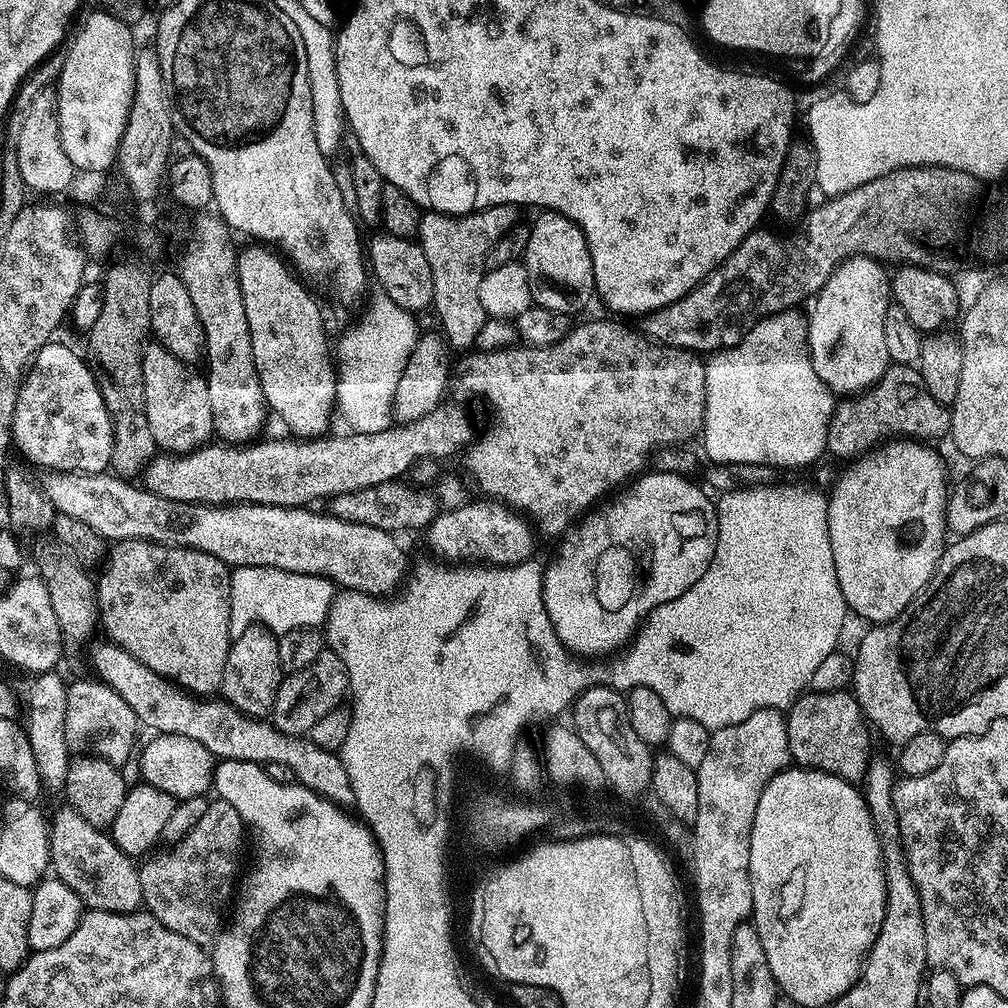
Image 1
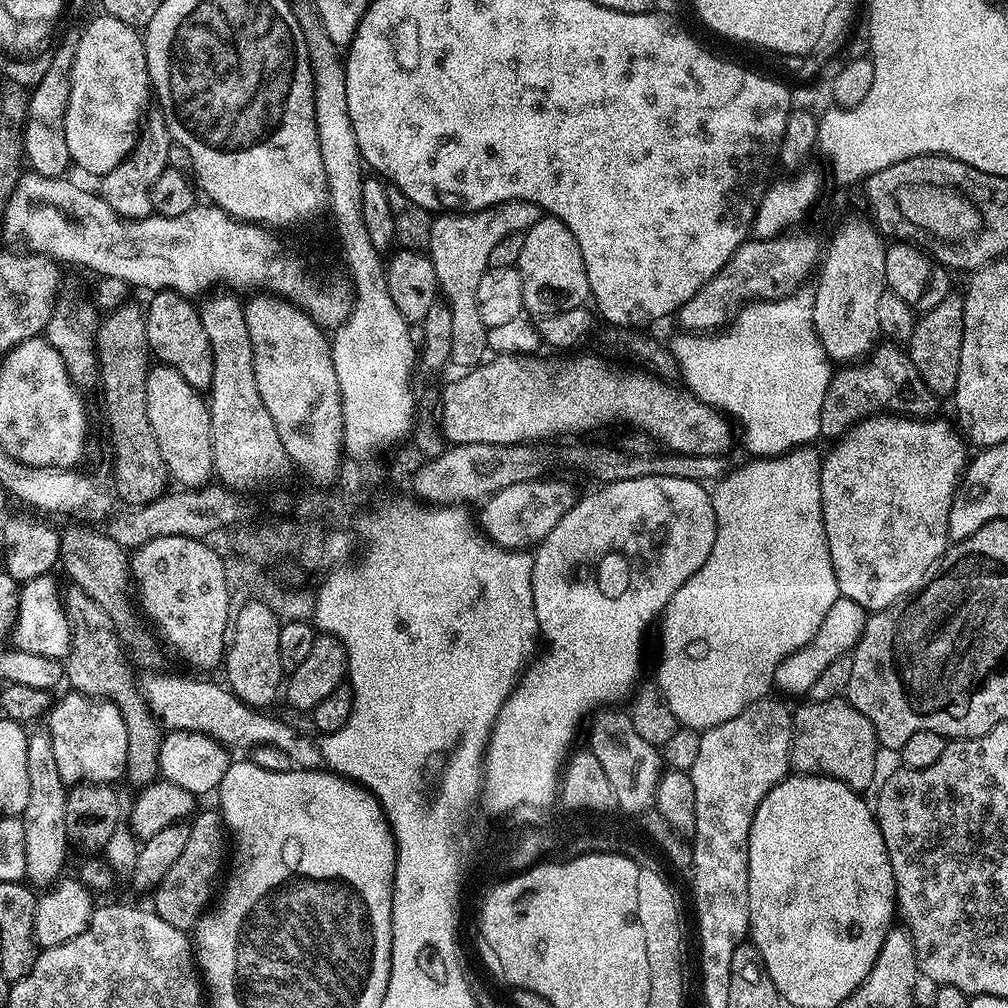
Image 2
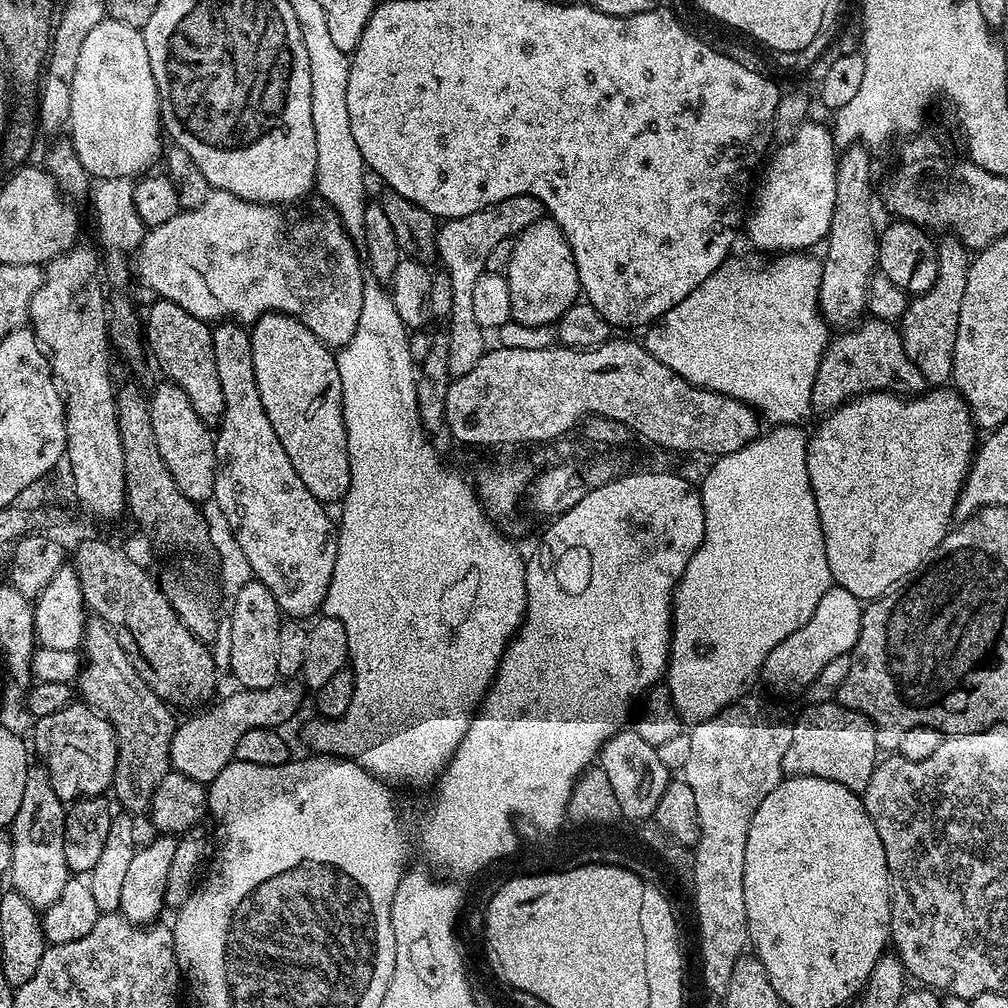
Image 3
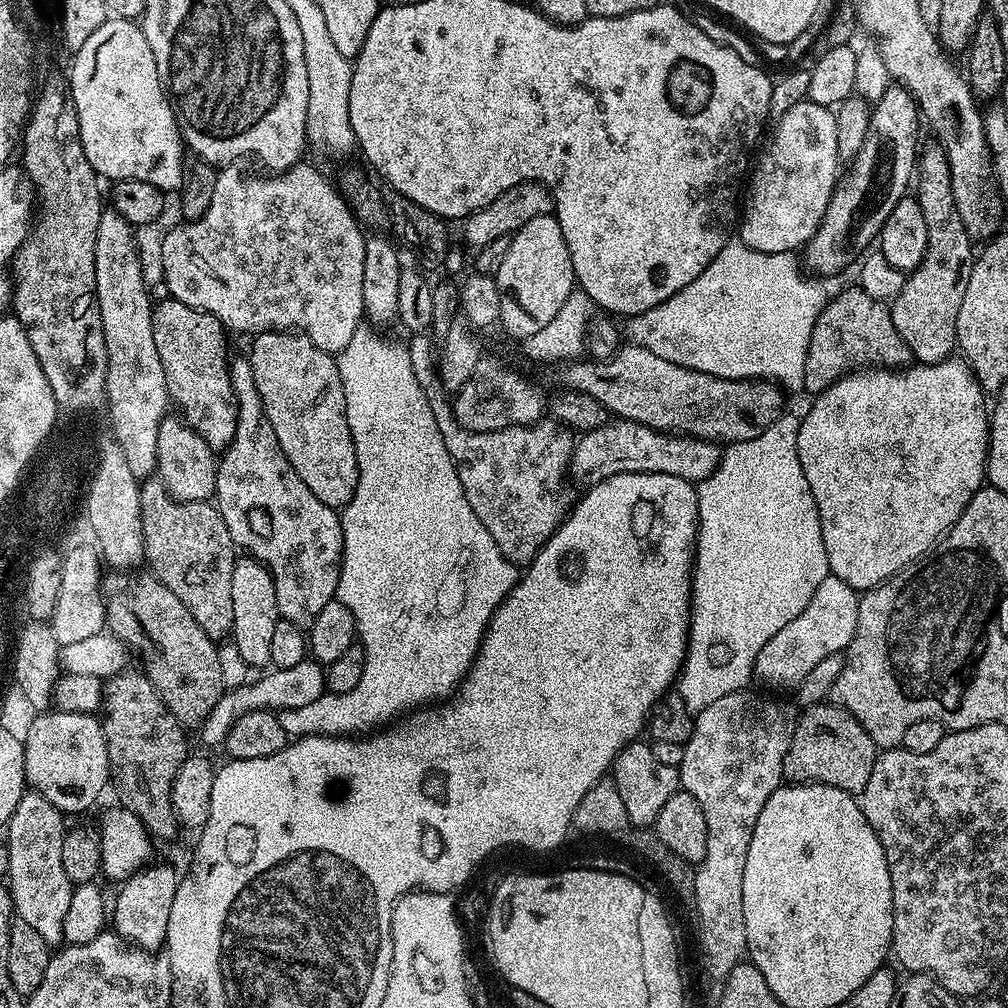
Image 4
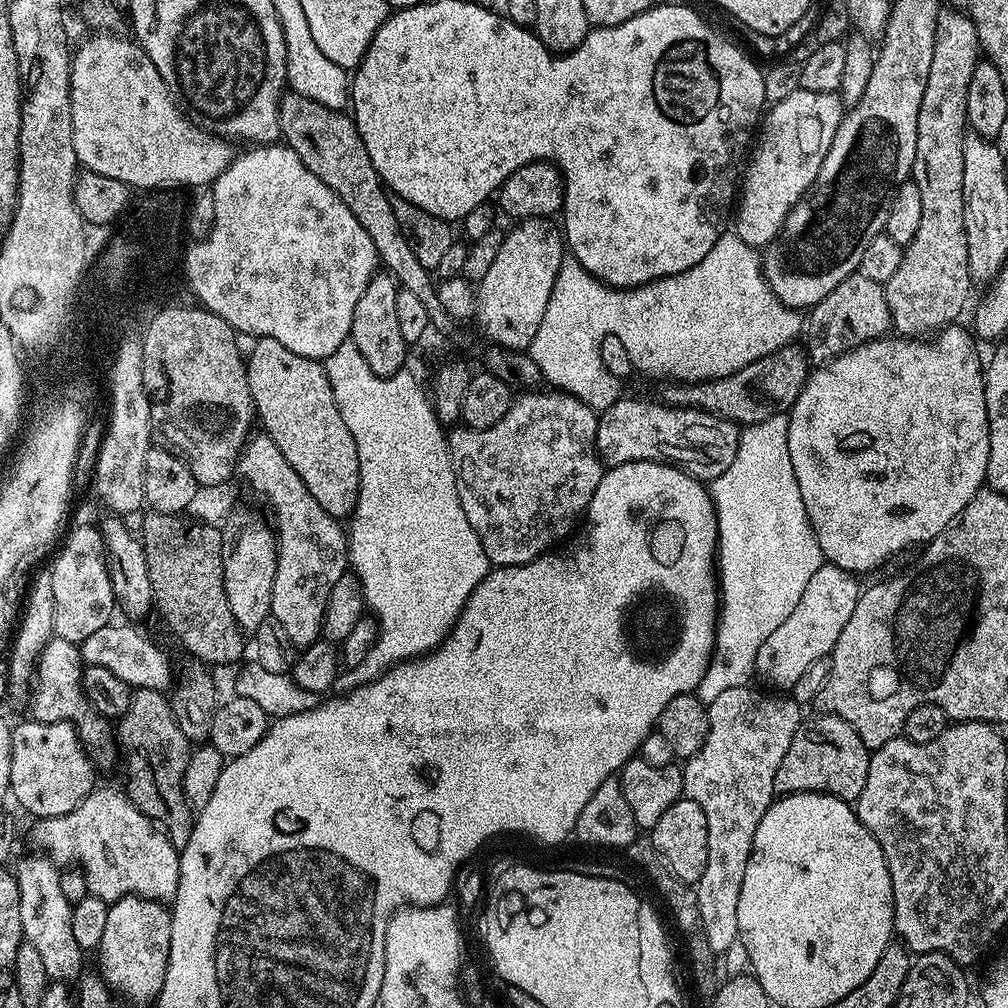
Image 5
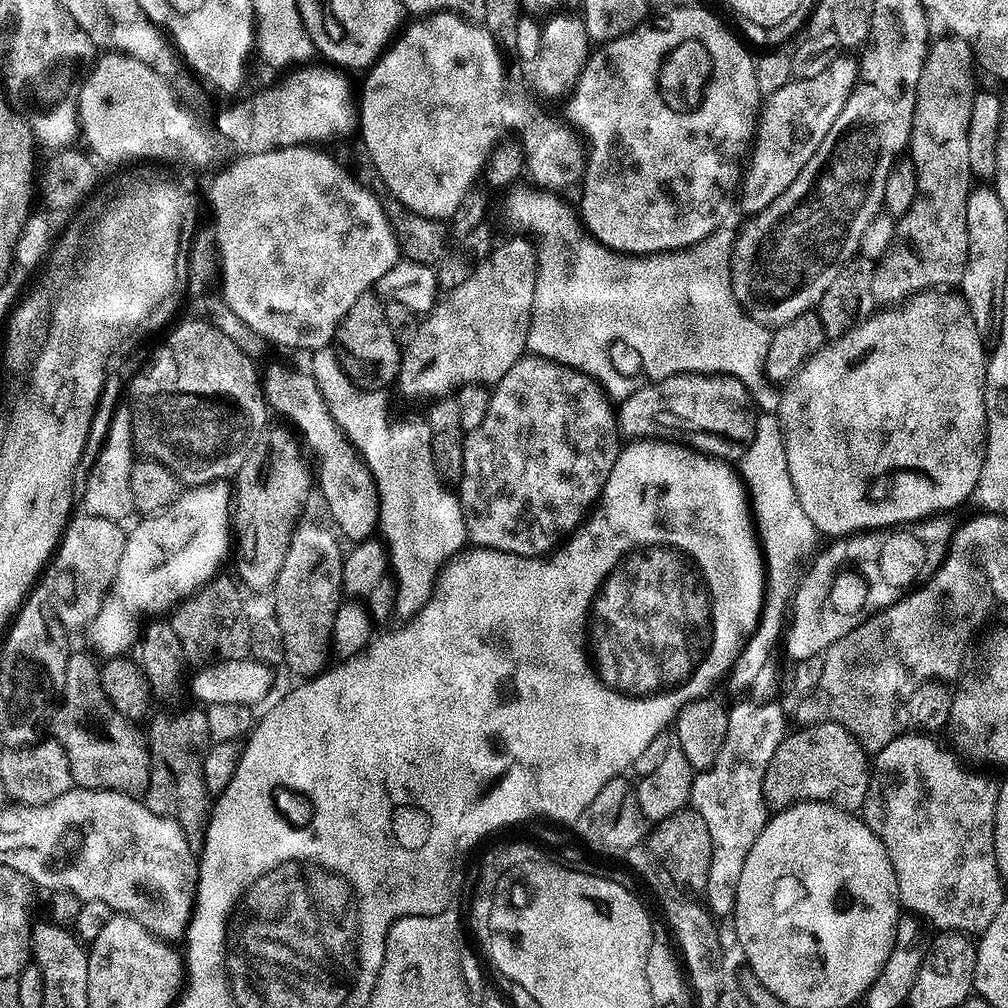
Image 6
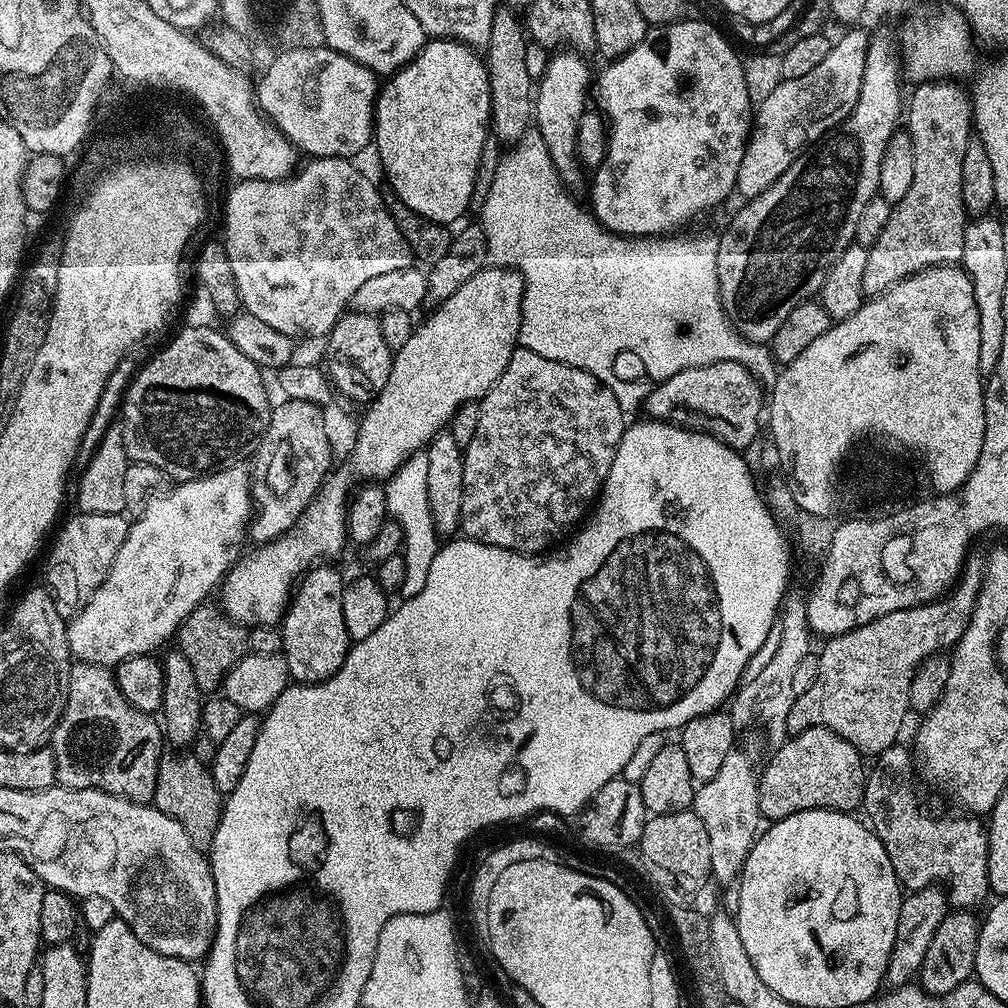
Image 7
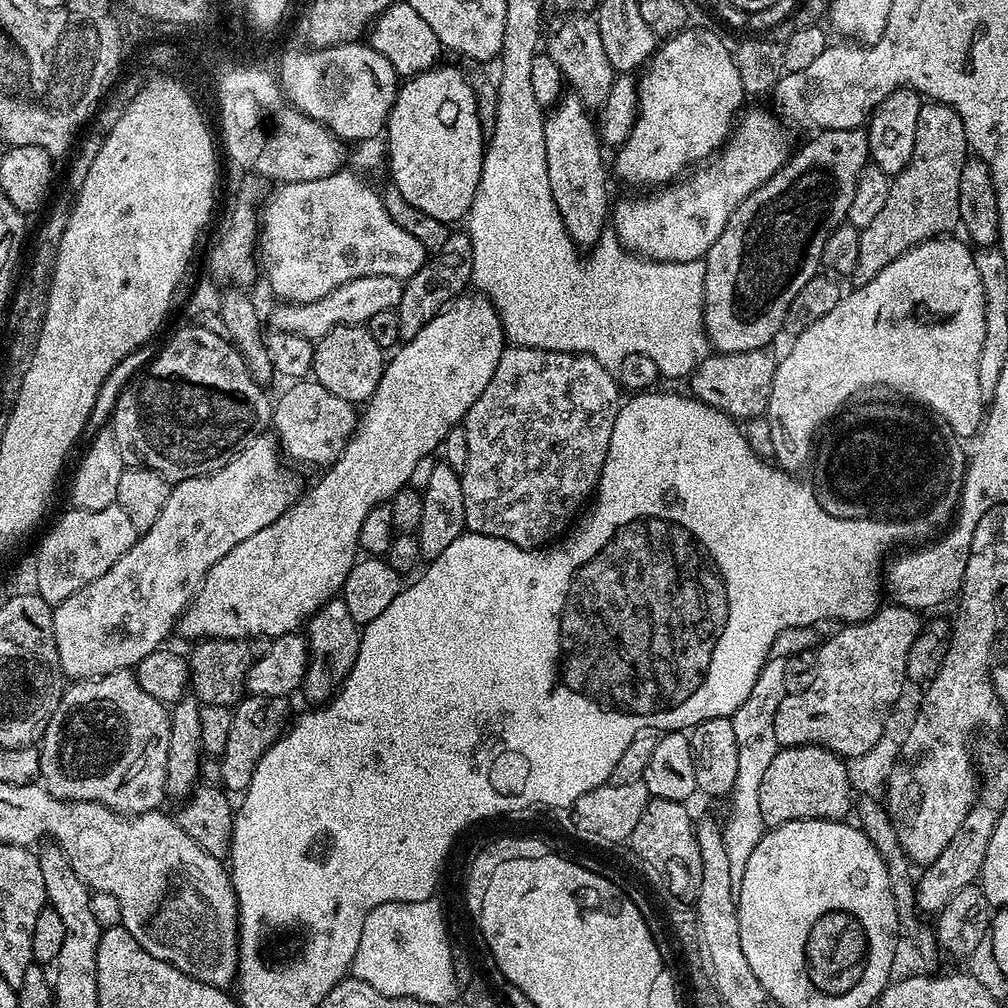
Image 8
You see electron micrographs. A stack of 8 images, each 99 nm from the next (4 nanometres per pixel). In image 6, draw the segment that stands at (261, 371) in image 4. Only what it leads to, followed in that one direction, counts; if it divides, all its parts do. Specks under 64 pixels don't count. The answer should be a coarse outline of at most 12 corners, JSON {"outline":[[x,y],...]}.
{"outline":[[263,369],[269,409],[320,463],[345,541],[367,540],[380,495],[307,371]]}

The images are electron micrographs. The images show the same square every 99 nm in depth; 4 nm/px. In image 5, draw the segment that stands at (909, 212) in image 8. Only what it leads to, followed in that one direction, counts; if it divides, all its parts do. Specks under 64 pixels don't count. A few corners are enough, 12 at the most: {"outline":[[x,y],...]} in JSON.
{"outline":[[941,7],[911,179],[918,234],[884,284],[893,329],[924,338],[974,288],[962,146],[981,60]]}

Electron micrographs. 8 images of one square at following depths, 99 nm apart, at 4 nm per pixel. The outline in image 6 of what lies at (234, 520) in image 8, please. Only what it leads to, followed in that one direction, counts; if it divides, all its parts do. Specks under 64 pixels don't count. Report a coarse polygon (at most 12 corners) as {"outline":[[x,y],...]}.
{"outline":[[201,484],[127,533],[90,625],[104,658],[221,571],[230,488]]}

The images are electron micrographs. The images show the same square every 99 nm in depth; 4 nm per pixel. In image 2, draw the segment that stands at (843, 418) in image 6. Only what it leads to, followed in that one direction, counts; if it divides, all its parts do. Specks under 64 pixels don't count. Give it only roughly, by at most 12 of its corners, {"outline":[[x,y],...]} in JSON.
{"outline":[[877,414],[820,466],[840,595],[869,613],[948,551],[965,441]]}

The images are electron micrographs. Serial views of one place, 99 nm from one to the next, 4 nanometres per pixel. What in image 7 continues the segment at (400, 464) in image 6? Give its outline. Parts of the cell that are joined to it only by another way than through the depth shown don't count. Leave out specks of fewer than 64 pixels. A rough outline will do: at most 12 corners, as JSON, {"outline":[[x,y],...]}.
{"outline":[[418,451],[392,476],[388,514],[404,531],[403,591],[426,586],[441,548]]}

